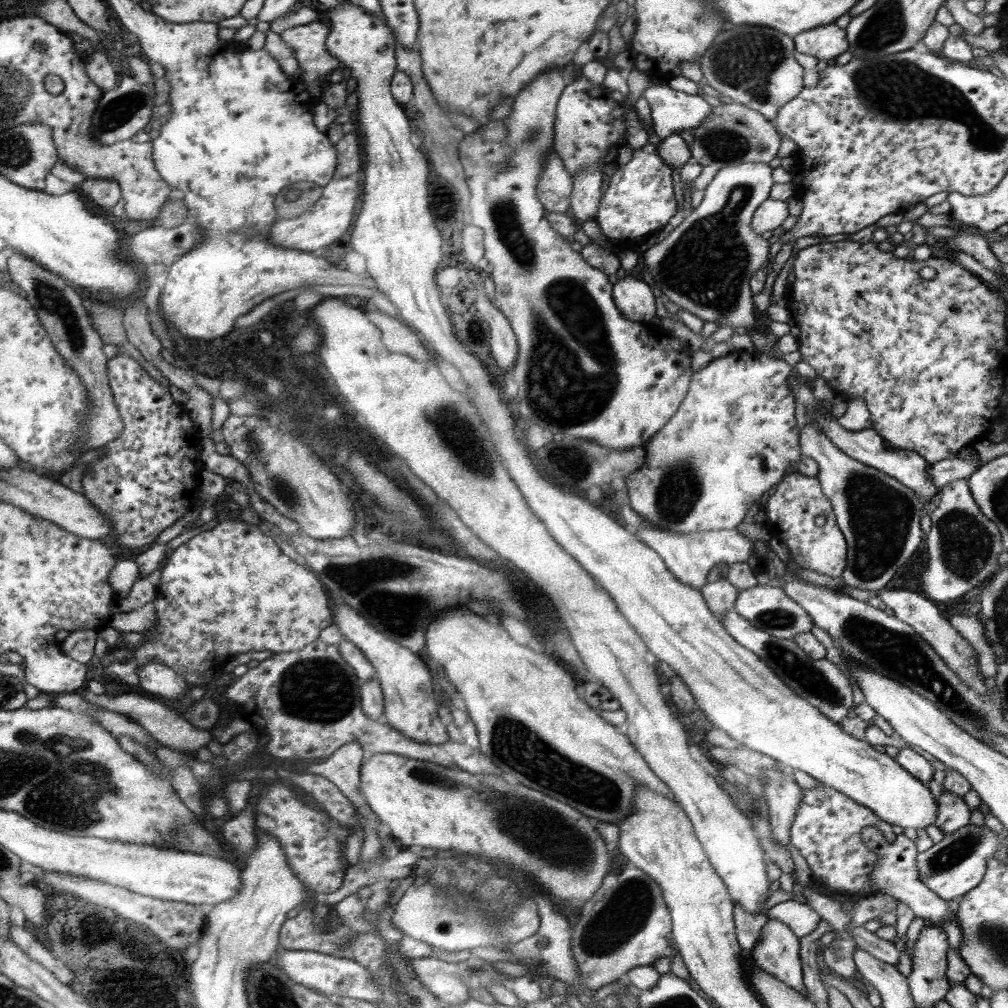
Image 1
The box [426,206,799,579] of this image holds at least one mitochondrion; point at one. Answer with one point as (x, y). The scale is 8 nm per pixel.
(558, 391)

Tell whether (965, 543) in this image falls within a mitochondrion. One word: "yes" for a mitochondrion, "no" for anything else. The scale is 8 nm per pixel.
yes

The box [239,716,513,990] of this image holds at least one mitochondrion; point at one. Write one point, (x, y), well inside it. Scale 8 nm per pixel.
(424, 774)

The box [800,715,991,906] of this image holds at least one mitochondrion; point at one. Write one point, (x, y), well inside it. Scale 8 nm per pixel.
(949, 858)

